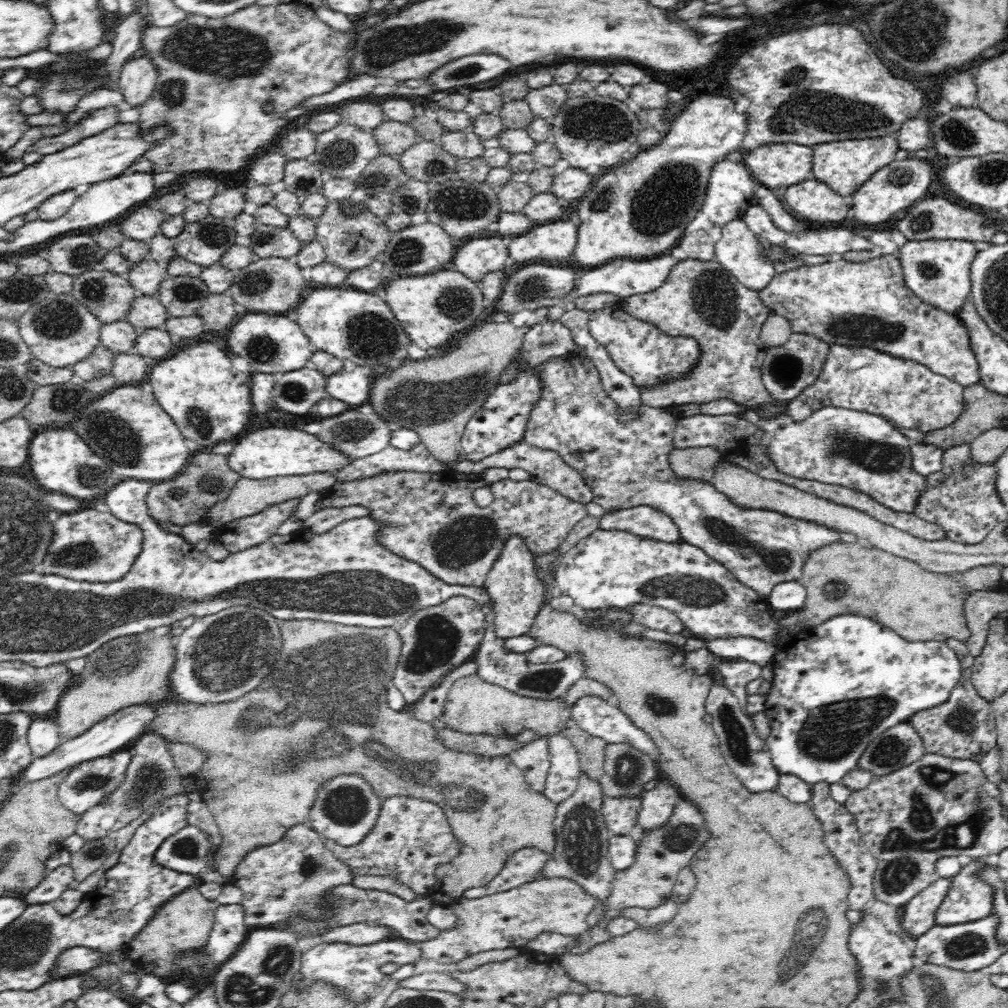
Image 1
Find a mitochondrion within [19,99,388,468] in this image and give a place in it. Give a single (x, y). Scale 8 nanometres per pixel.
(55, 319)

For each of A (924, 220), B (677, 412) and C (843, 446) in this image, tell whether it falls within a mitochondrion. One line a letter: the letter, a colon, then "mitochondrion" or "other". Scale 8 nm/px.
A: mitochondrion
B: other
C: mitochondrion

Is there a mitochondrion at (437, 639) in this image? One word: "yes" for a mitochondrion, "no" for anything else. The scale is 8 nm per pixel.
yes

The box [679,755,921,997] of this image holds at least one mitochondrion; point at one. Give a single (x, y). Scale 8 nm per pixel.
(819, 915)

